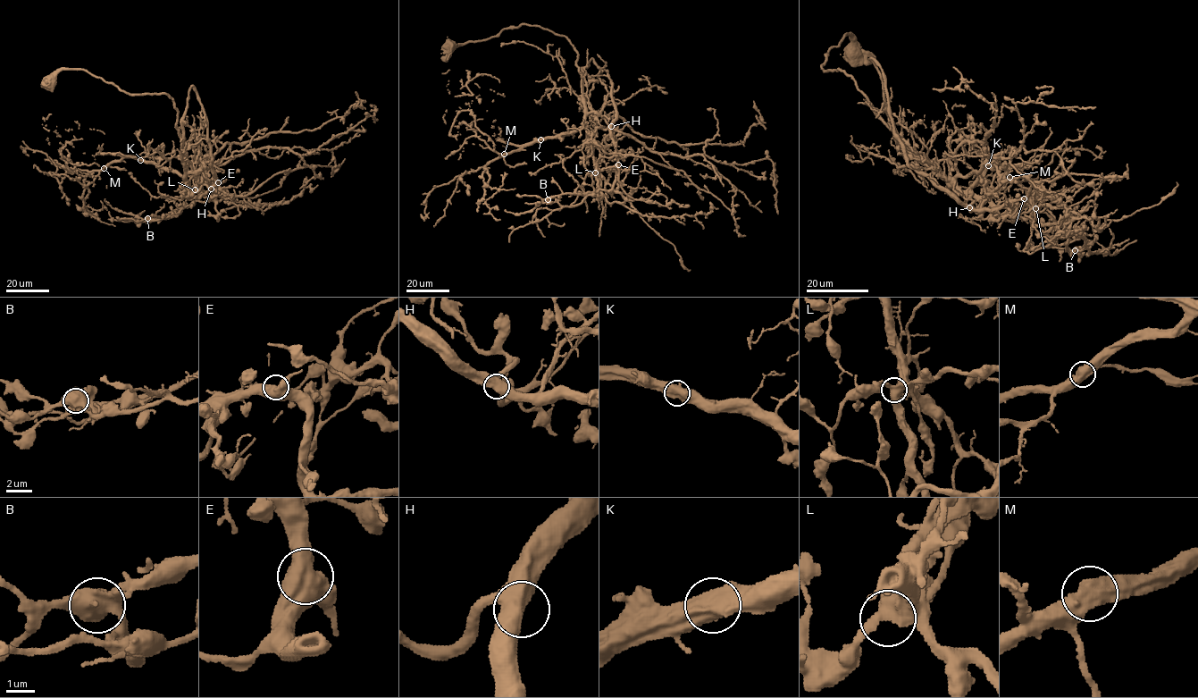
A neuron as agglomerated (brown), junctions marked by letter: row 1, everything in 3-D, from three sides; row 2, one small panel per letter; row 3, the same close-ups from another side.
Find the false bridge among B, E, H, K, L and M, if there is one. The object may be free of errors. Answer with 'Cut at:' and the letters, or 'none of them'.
Cut at: none of them

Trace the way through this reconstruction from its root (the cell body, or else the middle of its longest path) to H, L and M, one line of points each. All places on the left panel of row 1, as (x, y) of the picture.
H: (52, 84), (62, 70), (81, 69), (130, 94), (166, 93), (177, 112), (184, 165), (211, 189)
L: (52, 84), (62, 70), (81, 69), (130, 94), (166, 93), (177, 112), (184, 178), (195, 189)
M: (52, 84), (62, 70), (81, 69), (129, 93), (166, 93), (172, 99), (184, 177), (129, 157), (104, 168)

